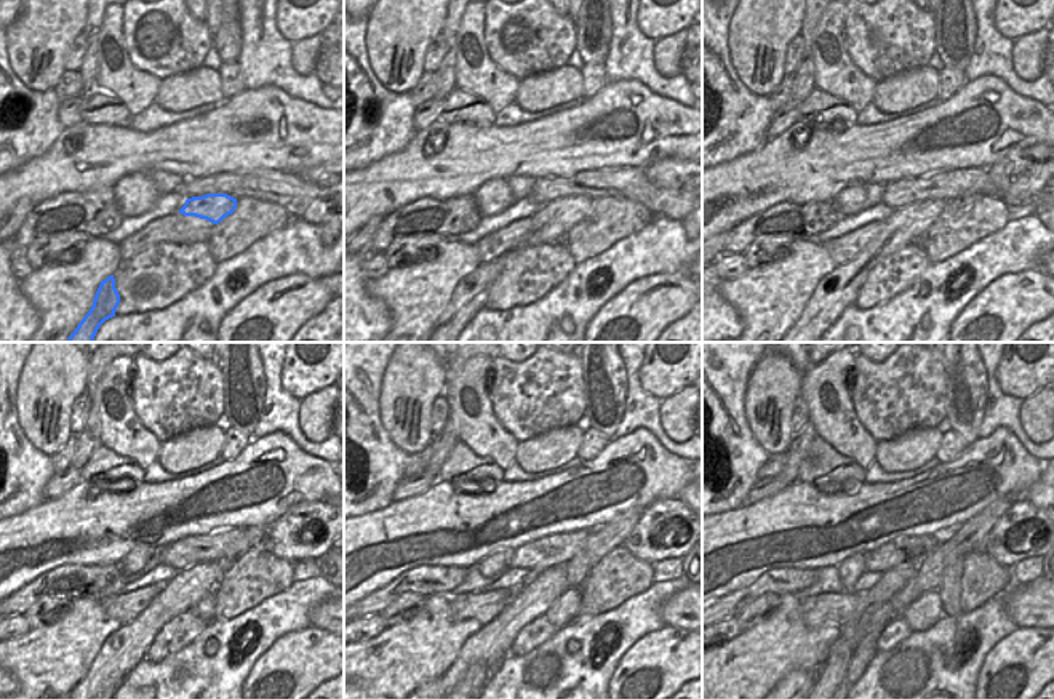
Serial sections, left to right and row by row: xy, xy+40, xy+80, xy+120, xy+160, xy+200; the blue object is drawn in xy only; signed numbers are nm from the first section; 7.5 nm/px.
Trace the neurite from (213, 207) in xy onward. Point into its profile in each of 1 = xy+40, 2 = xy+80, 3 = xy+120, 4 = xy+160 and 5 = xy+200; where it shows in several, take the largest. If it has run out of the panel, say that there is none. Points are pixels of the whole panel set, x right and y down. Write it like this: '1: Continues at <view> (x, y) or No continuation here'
1: Continues at xy+40 (552, 221)
2: Continues at xy+80 (838, 290)
3: Continues at xy+120 (125, 648)
4: Continues at xy+160 (491, 643)
5: Continues at xy+200 (854, 631).

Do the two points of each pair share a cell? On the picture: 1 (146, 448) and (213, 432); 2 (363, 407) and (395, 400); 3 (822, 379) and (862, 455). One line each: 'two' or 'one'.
1: two
2: two
3: one

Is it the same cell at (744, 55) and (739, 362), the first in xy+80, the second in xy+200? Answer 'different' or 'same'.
different

